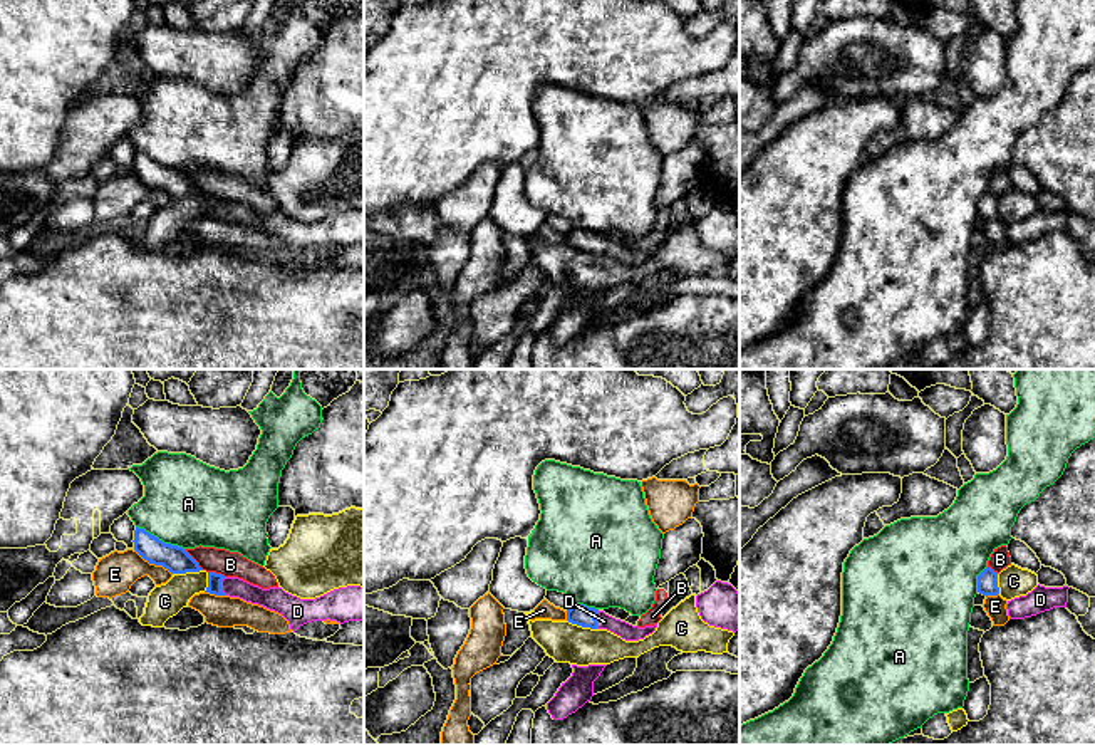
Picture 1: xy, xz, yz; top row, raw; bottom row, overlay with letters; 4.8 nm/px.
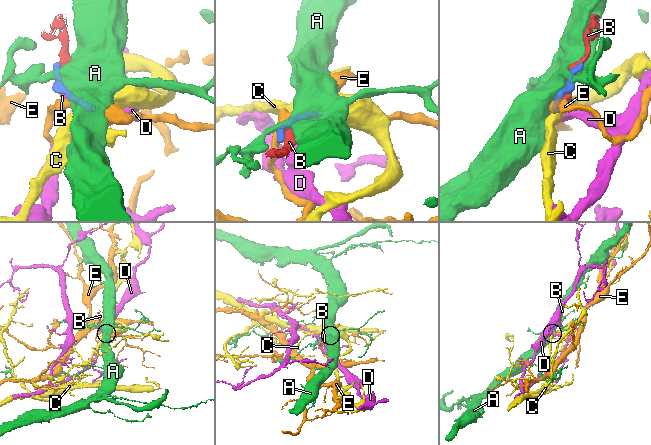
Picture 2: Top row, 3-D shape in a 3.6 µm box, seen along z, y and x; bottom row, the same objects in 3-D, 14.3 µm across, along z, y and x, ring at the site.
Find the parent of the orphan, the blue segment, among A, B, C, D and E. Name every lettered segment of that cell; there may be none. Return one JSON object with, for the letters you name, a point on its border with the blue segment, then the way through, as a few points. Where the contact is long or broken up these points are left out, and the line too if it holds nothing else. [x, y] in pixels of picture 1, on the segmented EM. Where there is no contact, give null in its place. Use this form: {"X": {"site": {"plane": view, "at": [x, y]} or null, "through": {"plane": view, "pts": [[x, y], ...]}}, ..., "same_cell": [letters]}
{"D": {"site": {"plane": "xz", "at": [596, 619]}, "through": {"plane": "xz", "pts": [[579, 614], [596, 619], [604, 621]]}}, "same_cell": ["D"]}

